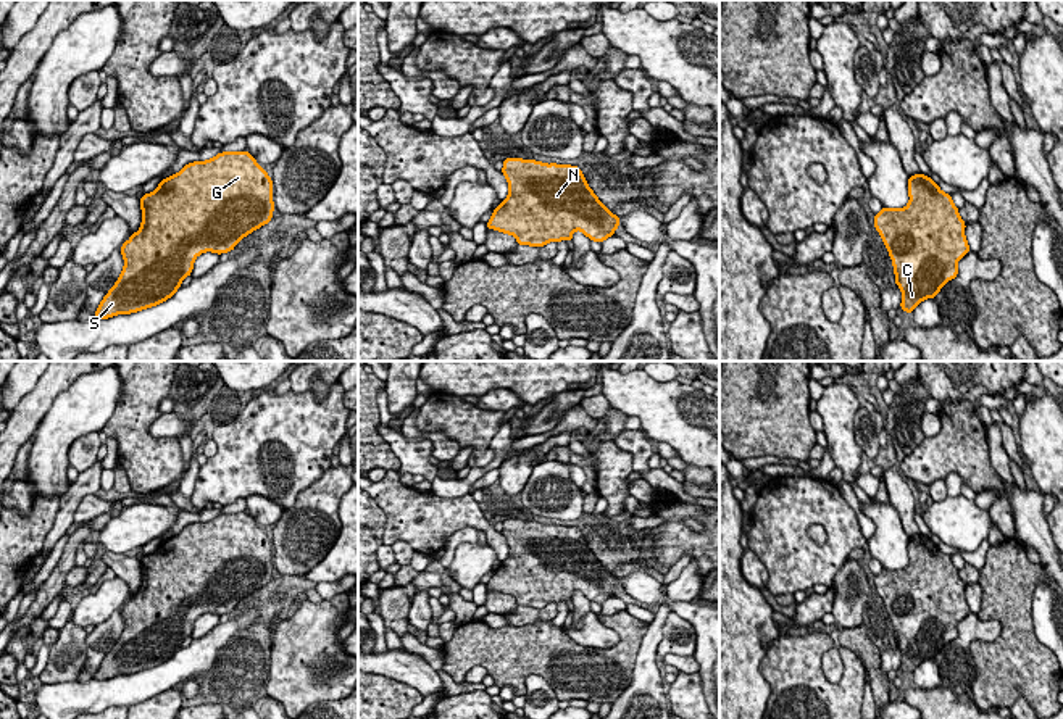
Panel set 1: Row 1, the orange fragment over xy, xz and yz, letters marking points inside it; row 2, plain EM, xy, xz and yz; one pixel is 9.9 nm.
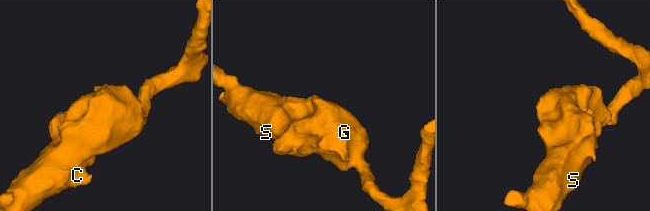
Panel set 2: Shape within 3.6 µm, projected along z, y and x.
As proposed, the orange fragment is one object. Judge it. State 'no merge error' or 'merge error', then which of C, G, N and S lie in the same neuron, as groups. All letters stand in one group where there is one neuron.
no merge error; groups C G N S

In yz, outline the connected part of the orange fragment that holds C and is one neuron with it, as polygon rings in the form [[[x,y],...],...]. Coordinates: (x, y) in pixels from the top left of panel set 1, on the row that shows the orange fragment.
[[[918,172],[908,179],[910,202],[905,208],[886,208],[874,214],[874,227],[890,255],[895,284],[902,290],[900,308],[907,313],[926,298],[936,298],[939,290],[958,274],[958,261],[969,251],[965,237],[965,221],[958,214],[950,193],[945,193],[931,177]]]

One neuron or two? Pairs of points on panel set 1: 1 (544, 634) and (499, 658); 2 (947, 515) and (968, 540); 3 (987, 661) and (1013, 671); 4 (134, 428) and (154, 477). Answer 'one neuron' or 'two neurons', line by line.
1: one neuron
2: one neuron
3: one neuron
4: one neuron

